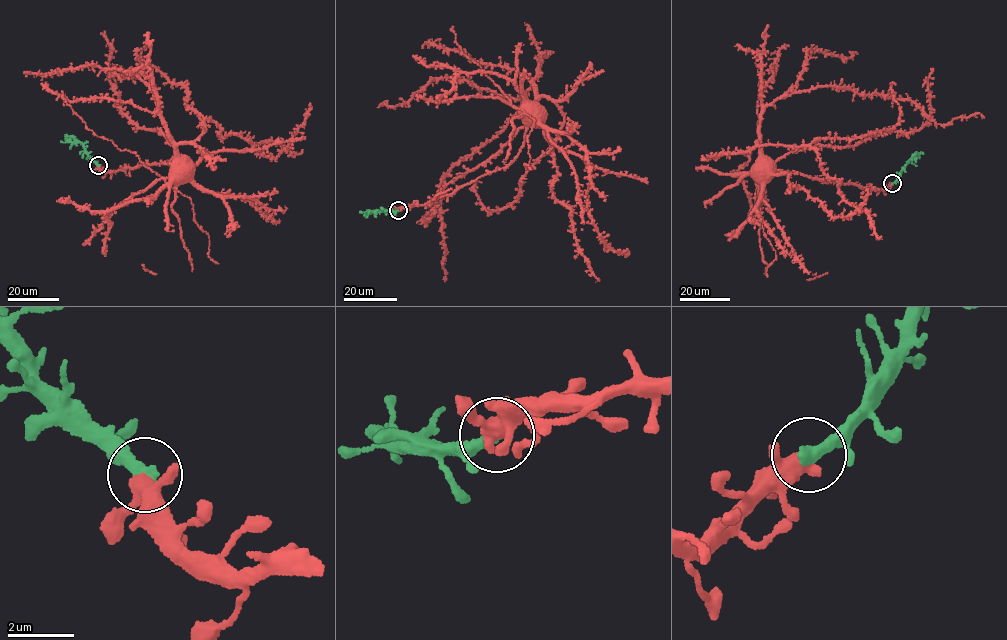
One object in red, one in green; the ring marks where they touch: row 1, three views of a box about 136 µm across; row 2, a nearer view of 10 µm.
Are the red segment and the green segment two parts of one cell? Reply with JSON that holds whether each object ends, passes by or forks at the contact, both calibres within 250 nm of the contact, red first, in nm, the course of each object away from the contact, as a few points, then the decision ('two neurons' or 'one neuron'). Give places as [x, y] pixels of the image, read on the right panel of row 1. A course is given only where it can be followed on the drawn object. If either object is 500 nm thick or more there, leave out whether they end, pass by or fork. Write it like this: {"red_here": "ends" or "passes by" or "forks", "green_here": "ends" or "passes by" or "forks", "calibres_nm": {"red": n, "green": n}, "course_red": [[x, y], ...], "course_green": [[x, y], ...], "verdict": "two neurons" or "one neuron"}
{"red_here": "forks", "green_here": "ends", "calibres_nm": {"red": 360, "green": 420}, "course_red": [[892, 183], [877, 191], [853, 184], [822, 181], [770, 166], [757, 168]], "course_green": [[892, 183], [911, 159], [923, 153]], "verdict": "one neuron"}

